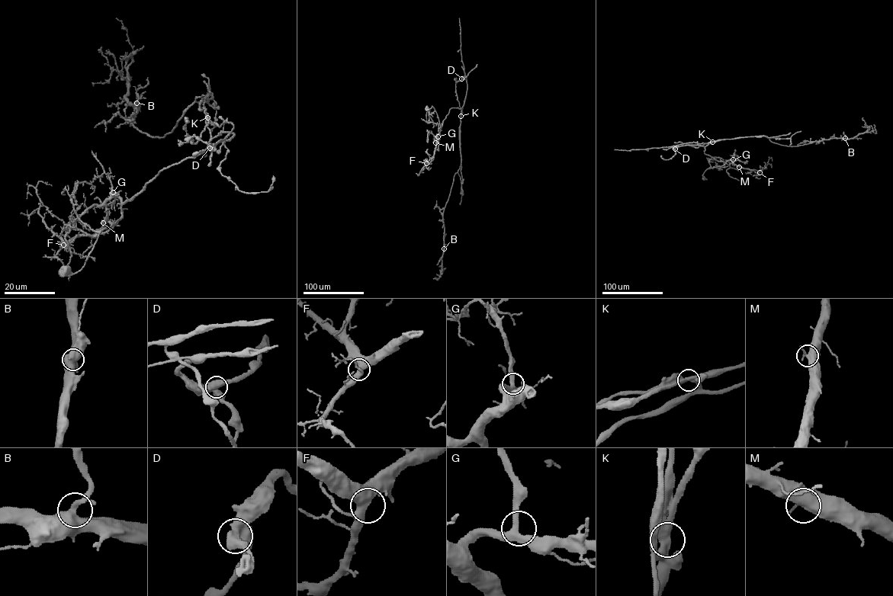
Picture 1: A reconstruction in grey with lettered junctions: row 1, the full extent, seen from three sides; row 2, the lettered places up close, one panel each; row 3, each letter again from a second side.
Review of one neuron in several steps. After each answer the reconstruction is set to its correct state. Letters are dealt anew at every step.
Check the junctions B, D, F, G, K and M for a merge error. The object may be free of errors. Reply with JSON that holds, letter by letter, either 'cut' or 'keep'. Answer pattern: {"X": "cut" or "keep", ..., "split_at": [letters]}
{"B": "keep", "D": "keep", "F": "keep", "G": "keep", "K": "cut", "M": "keep", "split_at": ["K"]}

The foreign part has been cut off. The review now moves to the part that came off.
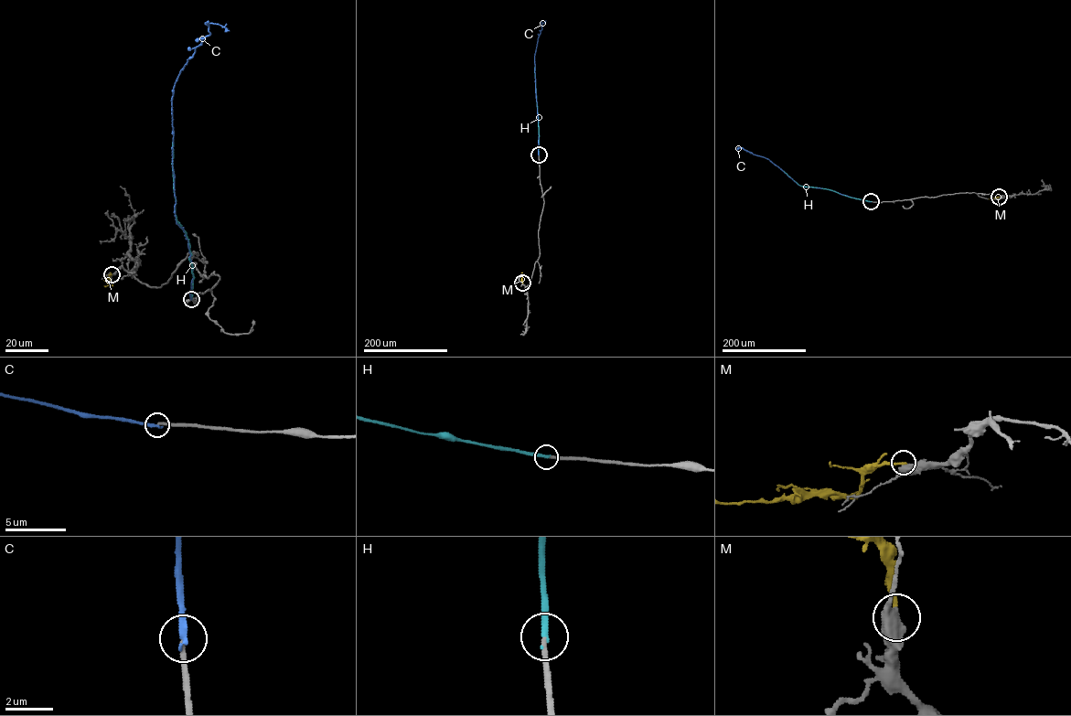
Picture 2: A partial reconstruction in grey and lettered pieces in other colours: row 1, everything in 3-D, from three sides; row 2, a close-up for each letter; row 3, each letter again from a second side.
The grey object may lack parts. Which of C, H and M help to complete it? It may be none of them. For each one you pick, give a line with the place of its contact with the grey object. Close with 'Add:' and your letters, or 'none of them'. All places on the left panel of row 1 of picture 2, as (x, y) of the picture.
H: meets grey at (191, 299)
Add: H

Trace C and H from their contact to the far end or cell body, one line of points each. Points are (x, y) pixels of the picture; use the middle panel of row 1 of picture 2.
C: (539, 154), (534, 56), (541, 24), (546, 20)
H: (539, 154), (535, 67)

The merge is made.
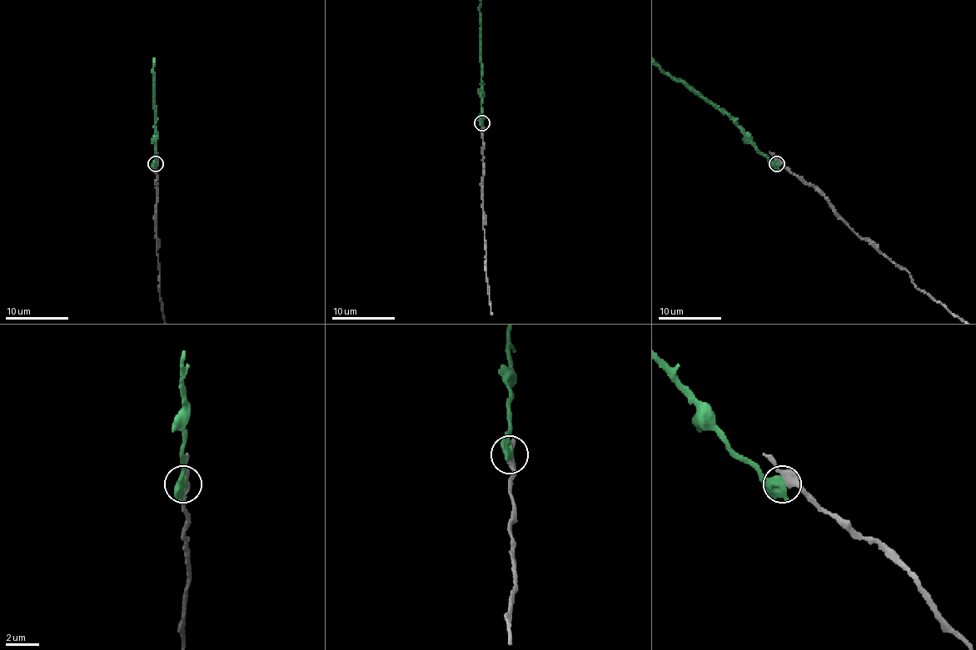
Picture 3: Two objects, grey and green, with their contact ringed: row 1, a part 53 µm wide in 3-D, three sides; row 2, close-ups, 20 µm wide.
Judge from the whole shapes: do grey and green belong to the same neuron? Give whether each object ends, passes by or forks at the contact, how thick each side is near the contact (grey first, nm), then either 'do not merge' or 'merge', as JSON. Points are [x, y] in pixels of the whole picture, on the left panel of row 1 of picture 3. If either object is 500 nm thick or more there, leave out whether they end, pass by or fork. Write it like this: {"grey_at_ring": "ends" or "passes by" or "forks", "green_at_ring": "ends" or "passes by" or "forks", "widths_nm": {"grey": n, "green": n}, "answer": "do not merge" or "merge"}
{"widths_nm": {"grey": 360, "green": 650}, "answer": "do not merge"}

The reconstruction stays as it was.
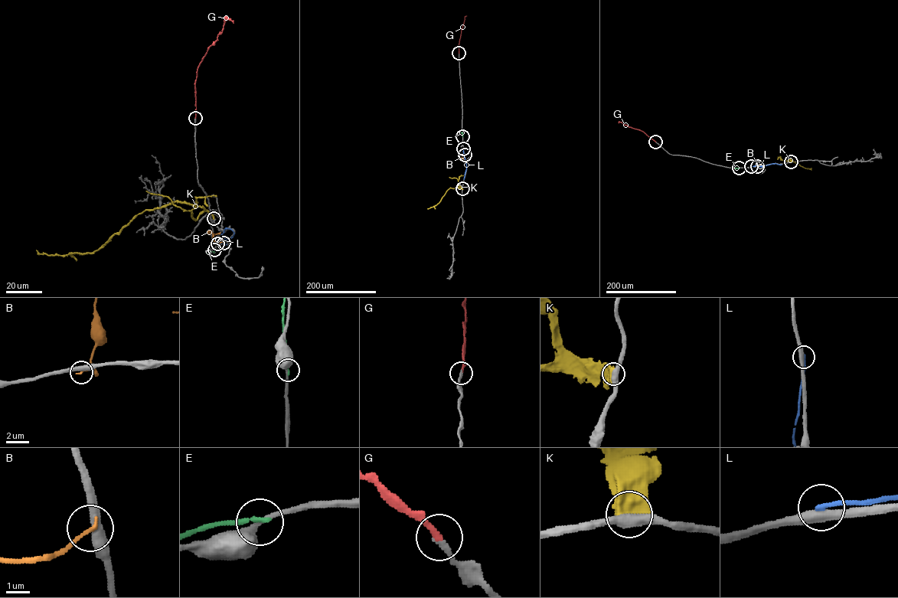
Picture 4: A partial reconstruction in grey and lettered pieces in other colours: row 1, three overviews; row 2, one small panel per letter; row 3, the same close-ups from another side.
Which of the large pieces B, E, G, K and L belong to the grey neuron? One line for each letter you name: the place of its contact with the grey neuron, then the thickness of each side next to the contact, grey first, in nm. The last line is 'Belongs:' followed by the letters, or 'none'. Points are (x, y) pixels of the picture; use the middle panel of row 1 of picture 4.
G: Touches grey at (458, 53). Thickness 200 nm (grey) against 240 nm
Belongs: G

